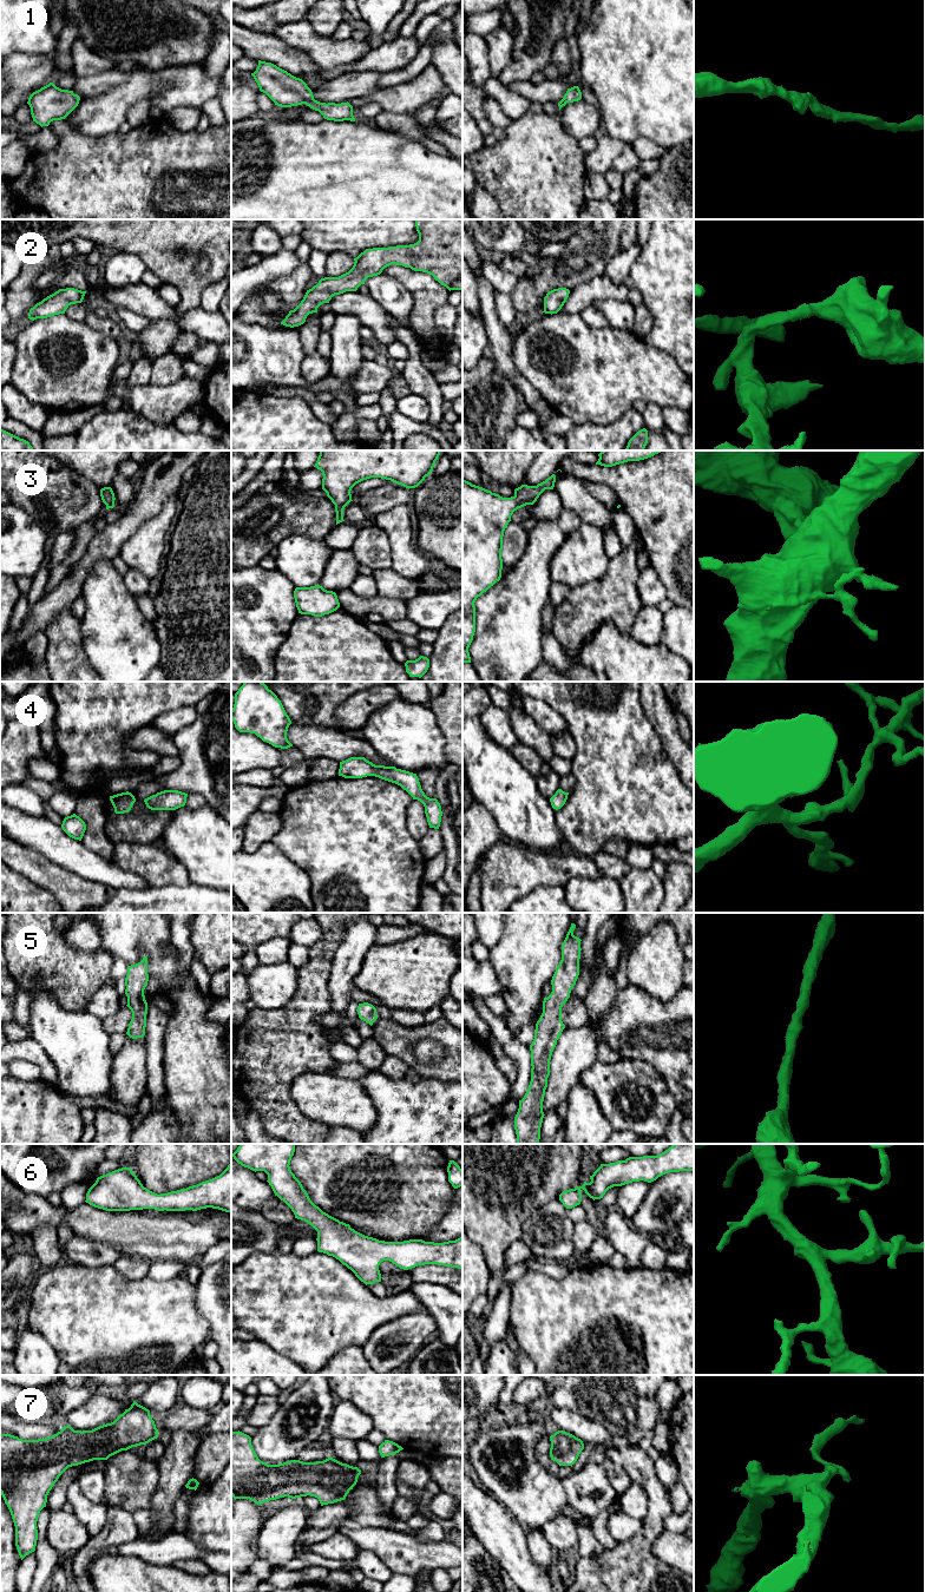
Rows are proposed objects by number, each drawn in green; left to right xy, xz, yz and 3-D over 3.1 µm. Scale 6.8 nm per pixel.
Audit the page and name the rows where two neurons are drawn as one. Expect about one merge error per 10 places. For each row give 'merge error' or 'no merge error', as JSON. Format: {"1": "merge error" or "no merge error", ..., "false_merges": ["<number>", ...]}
{"1": "no merge error", "2": "no merge error", "3": "no merge error", "4": "no merge error", "5": "no merge error", "6": "no merge error", "7": "no merge error", "false_merges": []}

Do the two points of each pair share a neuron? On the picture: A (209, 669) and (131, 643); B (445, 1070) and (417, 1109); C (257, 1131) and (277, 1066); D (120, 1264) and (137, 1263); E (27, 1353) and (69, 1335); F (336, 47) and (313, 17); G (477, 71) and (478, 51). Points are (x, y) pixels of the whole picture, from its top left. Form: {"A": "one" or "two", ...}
{"A": "two", "B": "two", "C": "two", "D": "one", "E": "two", "F": "two", "G": "one"}

